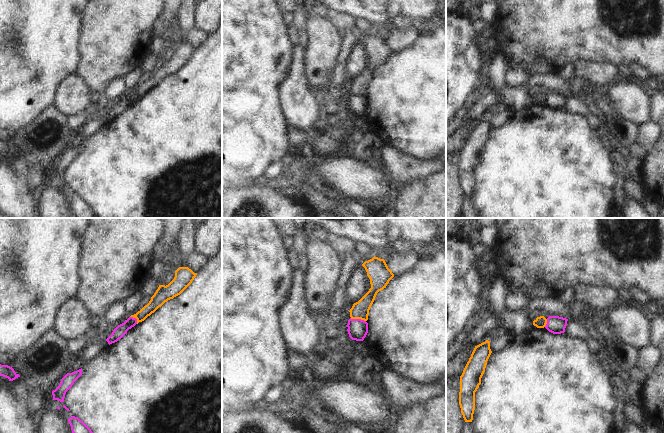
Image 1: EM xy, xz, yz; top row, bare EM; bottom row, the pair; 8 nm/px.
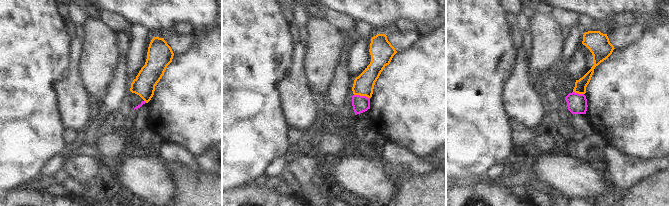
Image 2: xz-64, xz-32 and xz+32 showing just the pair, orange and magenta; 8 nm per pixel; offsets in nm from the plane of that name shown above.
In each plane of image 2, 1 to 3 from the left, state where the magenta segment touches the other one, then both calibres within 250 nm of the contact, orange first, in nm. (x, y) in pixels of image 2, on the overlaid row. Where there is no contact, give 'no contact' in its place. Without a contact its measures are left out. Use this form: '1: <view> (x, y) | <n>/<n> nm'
1: xz-64 (145, 101) | 180/30 nm
2: xz-32 (362, 95) | 160/130 nm
3: xz+32 (578, 93) | 100/160 nm

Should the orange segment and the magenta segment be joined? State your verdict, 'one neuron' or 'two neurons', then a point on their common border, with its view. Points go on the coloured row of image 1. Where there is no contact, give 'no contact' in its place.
two neurons | xz (358, 318)

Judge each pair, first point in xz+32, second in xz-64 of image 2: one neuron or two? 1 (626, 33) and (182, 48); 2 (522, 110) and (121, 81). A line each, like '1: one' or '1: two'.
1: one
2: two

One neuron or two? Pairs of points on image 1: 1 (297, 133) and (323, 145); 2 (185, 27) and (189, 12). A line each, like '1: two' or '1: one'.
1: one
2: one

